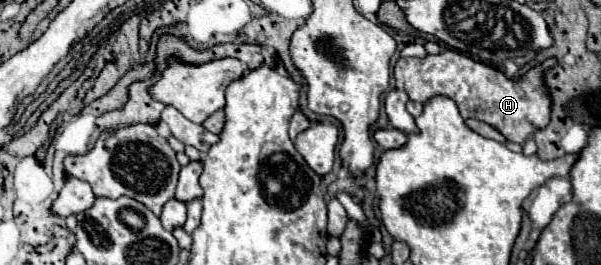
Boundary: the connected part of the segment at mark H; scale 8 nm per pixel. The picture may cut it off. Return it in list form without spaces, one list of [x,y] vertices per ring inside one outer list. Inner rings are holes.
[[[444,50],[438,56],[426,56],[422,66],[420,58],[400,58],[396,62],[394,76],[406,84],[410,100],[424,104],[434,96],[452,98],[458,104],[462,118],[482,120],[502,132],[506,140],[524,144],[530,134],[546,128],[550,122],[550,96],[546,96],[548,92],[544,92],[544,84],[540,84],[540,76],[546,68],[552,68],[552,60],[546,60],[544,64],[532,68],[524,78],[512,82],[496,68],[474,62],[458,52]]]

